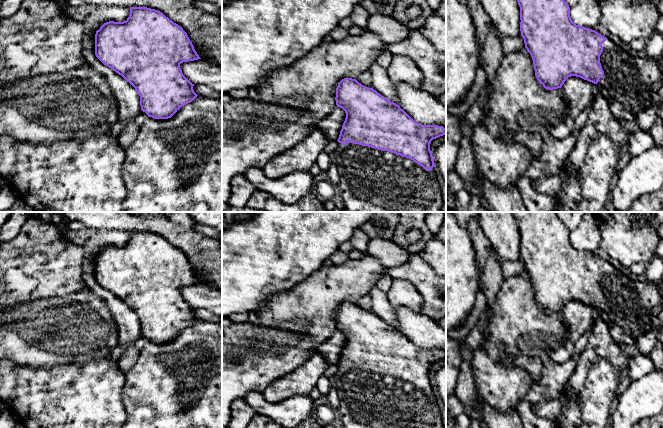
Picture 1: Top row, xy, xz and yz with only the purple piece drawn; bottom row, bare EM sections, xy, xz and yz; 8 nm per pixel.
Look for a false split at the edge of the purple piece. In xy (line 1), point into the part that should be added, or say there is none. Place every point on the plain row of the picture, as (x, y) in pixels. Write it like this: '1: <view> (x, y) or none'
1: none

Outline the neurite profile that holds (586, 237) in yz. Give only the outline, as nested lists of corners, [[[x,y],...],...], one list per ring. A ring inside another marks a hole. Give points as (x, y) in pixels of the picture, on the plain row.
[[[584,212],[579,226],[570,231],[570,241],[576,249],[592,254],[600,249],[601,236],[595,212]]]

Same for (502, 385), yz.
[[[488,323],[483,339],[474,349],[472,371],[477,397],[498,412],[506,413],[517,409],[520,401],[528,394],[532,382],[529,372],[509,363],[495,361],[486,351]]]

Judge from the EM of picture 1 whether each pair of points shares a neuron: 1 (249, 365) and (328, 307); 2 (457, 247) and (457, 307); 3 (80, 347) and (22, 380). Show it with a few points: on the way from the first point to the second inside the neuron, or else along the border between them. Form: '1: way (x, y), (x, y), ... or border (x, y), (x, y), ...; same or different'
1: way (274, 360), (282, 360), (296, 355), (325, 332); same
2: way (460, 262), (460, 281), (457, 284), (457, 292); same
3: border (20, 364), (34, 367), (66, 365); different

